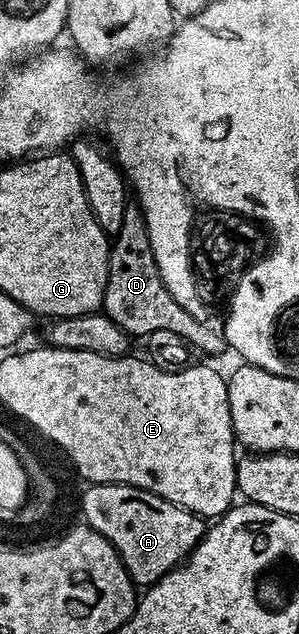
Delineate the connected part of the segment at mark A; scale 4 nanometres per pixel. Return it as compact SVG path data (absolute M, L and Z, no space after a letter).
M94 485L81 497L84 524L103 535L115 547L129 578L138 587L148 587L167 575L201 542L207 525L195 513L130 485Z

